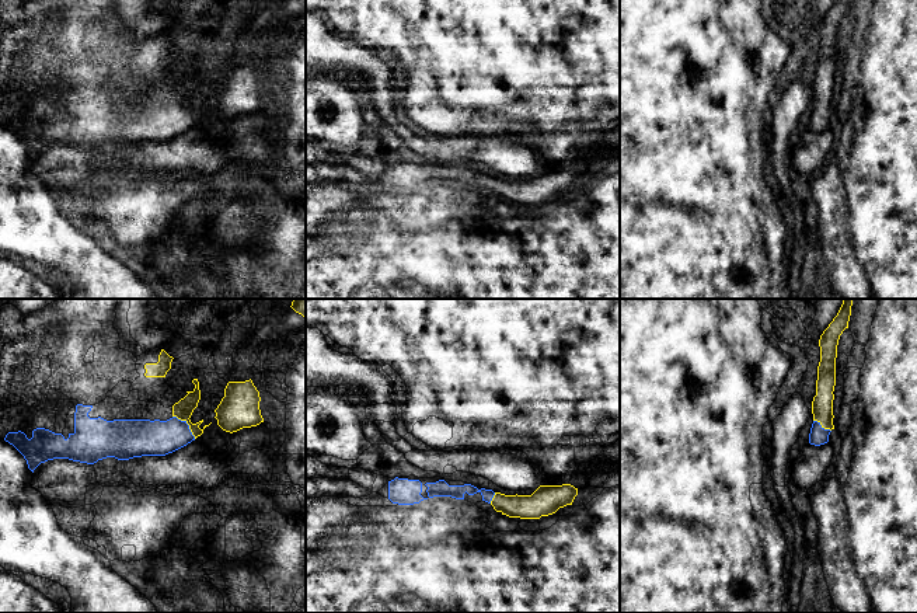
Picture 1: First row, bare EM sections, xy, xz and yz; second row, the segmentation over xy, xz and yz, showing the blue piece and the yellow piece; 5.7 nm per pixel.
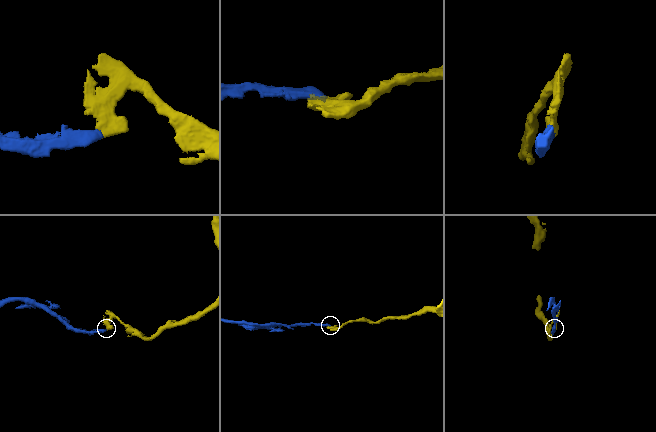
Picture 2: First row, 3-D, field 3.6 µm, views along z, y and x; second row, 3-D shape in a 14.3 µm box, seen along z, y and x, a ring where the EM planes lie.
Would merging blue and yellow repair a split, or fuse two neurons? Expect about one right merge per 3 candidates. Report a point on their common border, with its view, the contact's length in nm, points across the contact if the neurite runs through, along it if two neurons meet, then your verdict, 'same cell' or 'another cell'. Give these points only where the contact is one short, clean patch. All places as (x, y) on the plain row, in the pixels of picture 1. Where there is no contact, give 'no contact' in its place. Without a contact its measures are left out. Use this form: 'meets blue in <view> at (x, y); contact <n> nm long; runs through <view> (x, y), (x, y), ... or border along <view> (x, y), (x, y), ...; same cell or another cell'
meets blue in xy at (187, 110); contact 190 nm long; runs through xy (146, 124), (168, 122), (187, 110), (182, 96); same cell

